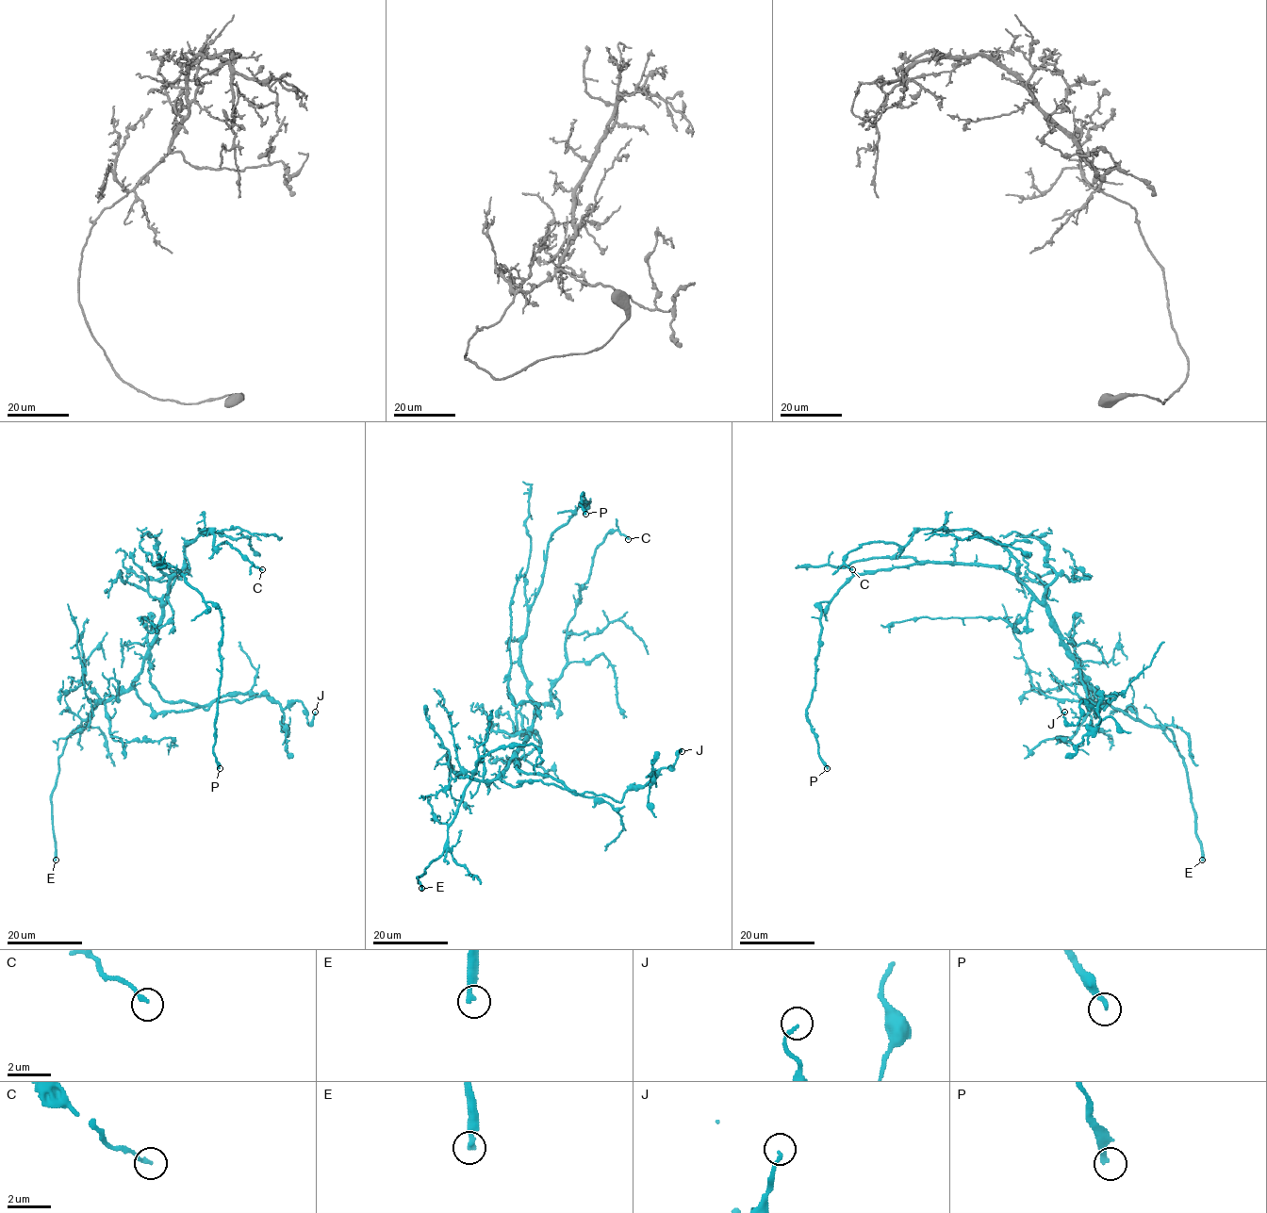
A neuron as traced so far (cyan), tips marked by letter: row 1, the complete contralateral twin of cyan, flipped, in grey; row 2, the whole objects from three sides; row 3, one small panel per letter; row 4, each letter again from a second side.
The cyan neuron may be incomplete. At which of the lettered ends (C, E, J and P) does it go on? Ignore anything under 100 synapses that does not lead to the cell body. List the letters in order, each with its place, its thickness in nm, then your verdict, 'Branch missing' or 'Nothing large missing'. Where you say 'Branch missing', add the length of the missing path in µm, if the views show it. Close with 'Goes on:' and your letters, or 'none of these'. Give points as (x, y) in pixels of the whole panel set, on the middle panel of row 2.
C: Place: (628, 539). Thickness 160 nm. Nothing large missing
E: Place: (421, 888). Thickness 280 nm. Branch missing. Missing length about 70 µm
J: Place: (682, 751). Thickness 130 nm. Nothing large missing
P: Place: (585, 514). Thickness 240 nm. Nothing large missing
Goes on: E

